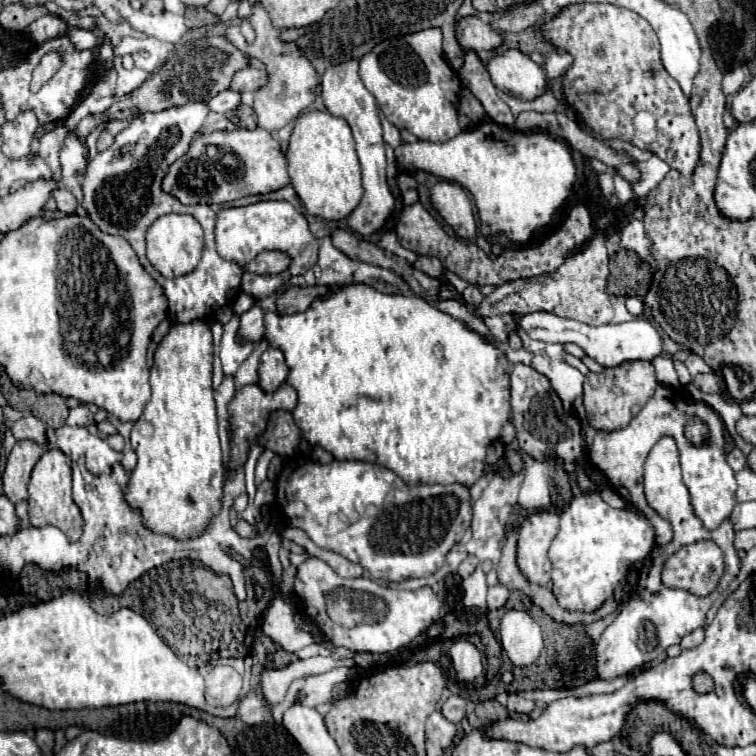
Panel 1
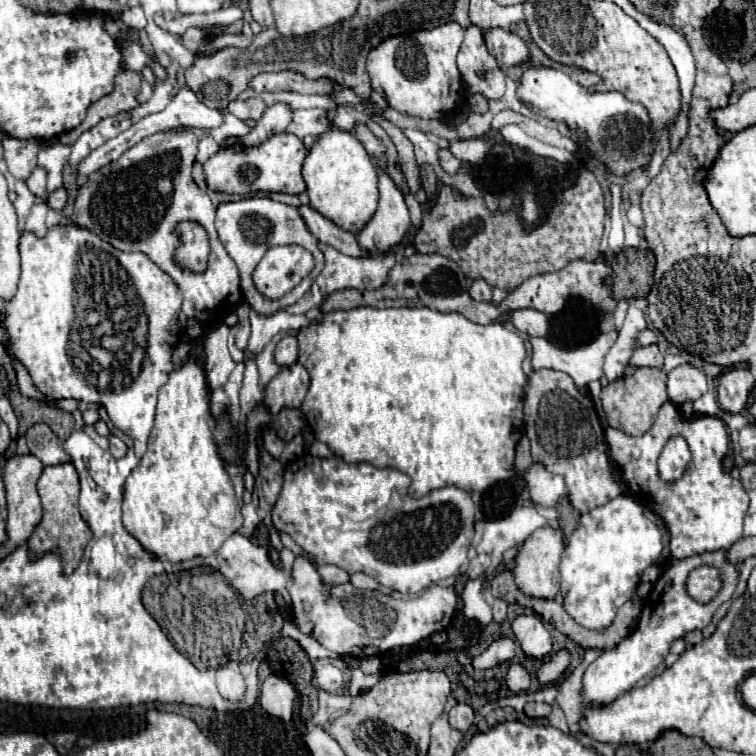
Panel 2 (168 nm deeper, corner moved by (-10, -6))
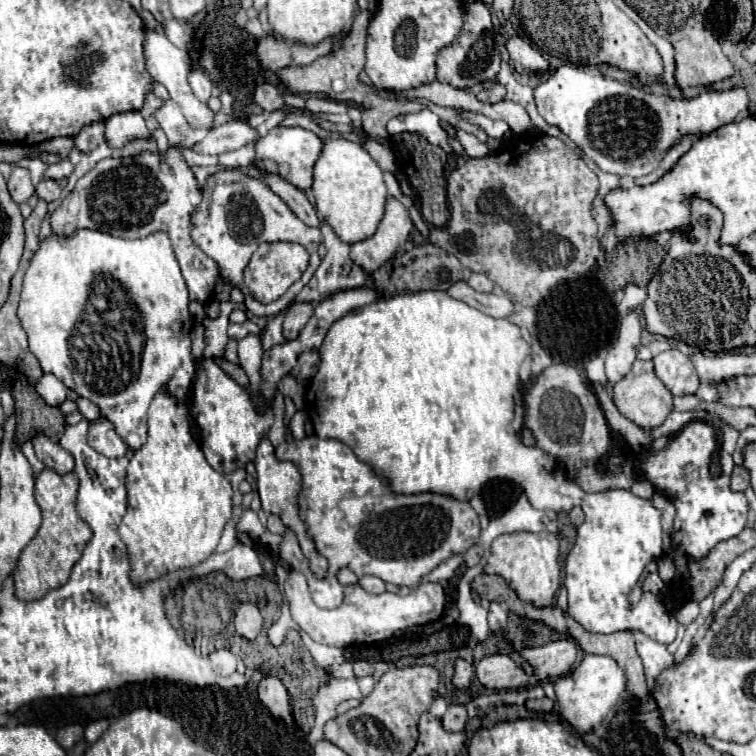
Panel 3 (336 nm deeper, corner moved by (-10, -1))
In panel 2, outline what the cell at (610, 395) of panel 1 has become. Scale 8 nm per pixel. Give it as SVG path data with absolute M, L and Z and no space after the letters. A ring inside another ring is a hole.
M641 367L631 377L609 383L607 387L603 387L603 391L601 391L599 381L591 381L587 385L587 391L593 397L597 407L601 407L601 401L603 401L603 411L607 413L611 427L615 425L617 429L623 429L627 435L643 435L653 427L653 423L657 419L655 415L659 413L661 405L667 403L665 379L667 379L667 375L661 369L657 369L657 367Z

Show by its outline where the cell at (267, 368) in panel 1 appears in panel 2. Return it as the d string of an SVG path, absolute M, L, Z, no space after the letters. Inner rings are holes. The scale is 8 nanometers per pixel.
M285 335L279 343L277 343L277 351L275 351L275 361L283 367L283 365L293 365L297 361L297 335Z

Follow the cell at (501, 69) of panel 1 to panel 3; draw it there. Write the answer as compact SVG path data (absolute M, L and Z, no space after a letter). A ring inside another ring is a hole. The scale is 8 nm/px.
M565 62L535 88L535 104L539 114L565 132L603 172L621 178L651 174L667 150L685 134L709 134L723 124L751 116L745 86L723 92L703 90L695 98L673 100L663 94L635 88L628 81L604 76L601 70L604 71L604 66Z

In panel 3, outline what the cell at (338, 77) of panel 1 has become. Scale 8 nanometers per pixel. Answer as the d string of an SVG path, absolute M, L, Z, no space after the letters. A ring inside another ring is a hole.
M387 198L385 214L377 226L377 232L371 238L351 244L351 258L359 264L367 274L377 270L383 262L387 262L399 246L405 244L413 222L407 214L407 208L395 200Z

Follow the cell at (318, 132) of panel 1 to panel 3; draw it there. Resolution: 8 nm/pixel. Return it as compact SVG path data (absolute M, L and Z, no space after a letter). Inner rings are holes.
M343 136L325 140L323 152L313 168L311 190L319 216L325 218L325 222L335 230L335 234L343 242L353 244L375 234L377 224L385 212L387 188L383 182L381 168L369 156L369 152L361 148L361 144L351 142Z

